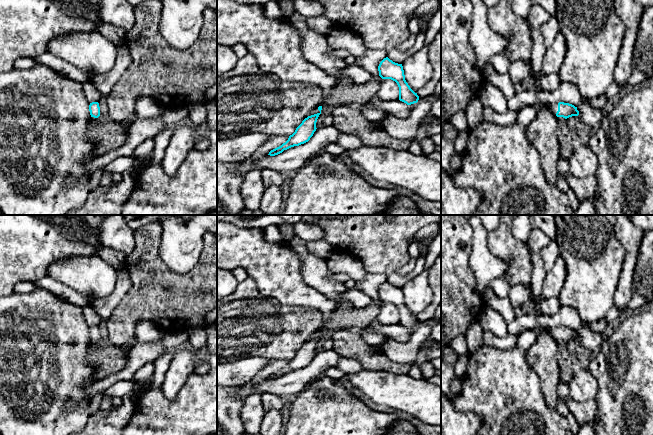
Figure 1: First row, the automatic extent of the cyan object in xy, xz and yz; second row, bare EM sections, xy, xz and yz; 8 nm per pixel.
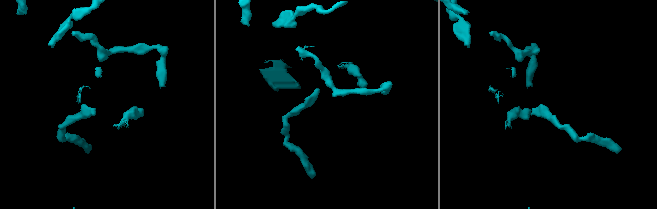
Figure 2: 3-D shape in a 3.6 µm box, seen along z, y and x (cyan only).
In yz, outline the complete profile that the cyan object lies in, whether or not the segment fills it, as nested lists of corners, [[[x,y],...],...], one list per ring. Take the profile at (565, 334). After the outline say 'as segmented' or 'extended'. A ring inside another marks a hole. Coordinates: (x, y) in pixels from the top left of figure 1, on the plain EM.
[[[559,326],[559,327],[548,328],[548,329],[554,334],[557,341],[563,341],[567,343],[569,341],[579,339],[579,335],[577,334],[577,331],[569,327]]]; extended

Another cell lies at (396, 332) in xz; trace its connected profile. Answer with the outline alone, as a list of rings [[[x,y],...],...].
[[[375,319],[368,328],[378,334],[386,336],[388,339],[397,341],[400,344],[407,343],[411,337],[408,329],[399,323],[393,325],[385,325],[381,324],[377,319]]]

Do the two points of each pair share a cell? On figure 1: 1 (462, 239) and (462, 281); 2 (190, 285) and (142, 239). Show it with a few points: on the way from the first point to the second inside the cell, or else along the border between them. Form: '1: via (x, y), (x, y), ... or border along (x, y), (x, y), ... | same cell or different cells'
1: via (456, 249), (456, 270) | same cell
2: via (175, 285), (146, 257), (146, 254) | same cell

